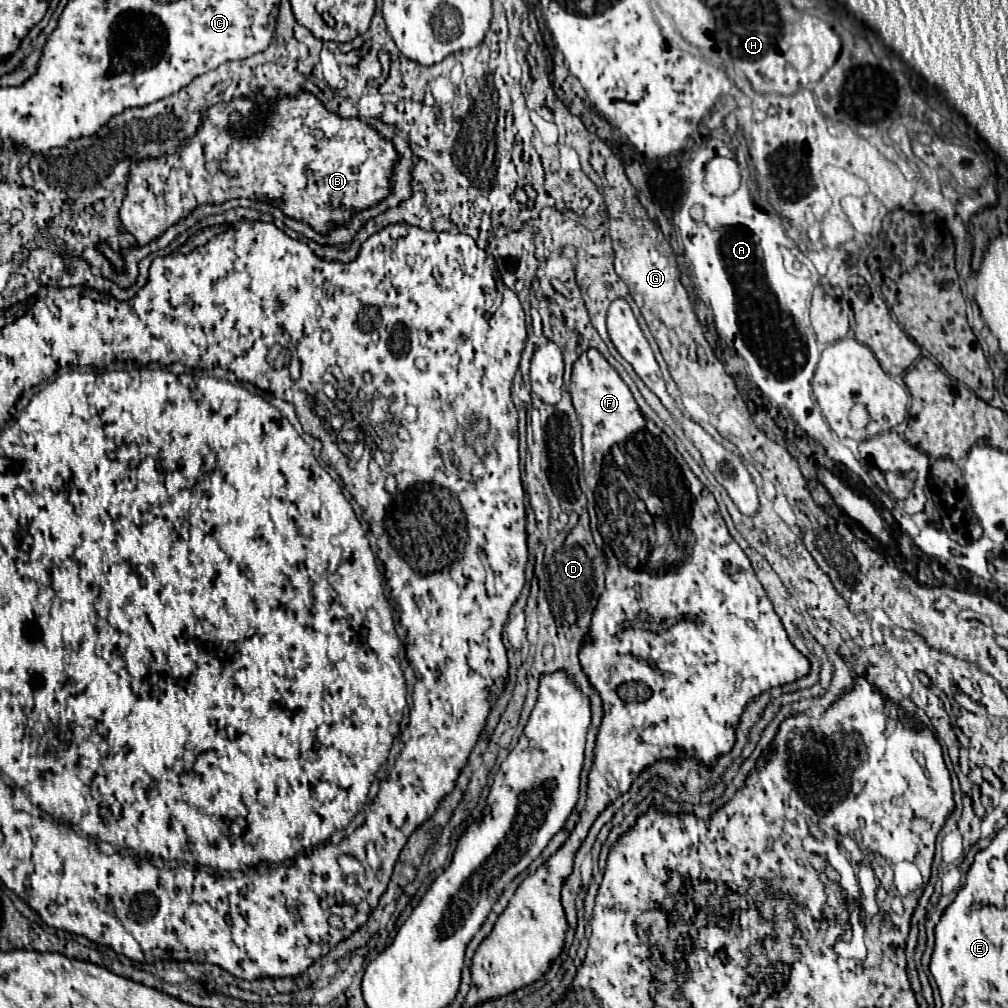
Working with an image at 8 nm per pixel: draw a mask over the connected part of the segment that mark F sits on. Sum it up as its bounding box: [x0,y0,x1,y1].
[570,349,662,471]

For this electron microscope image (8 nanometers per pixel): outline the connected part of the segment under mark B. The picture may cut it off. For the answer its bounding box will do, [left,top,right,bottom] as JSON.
[118,91,400,247]

